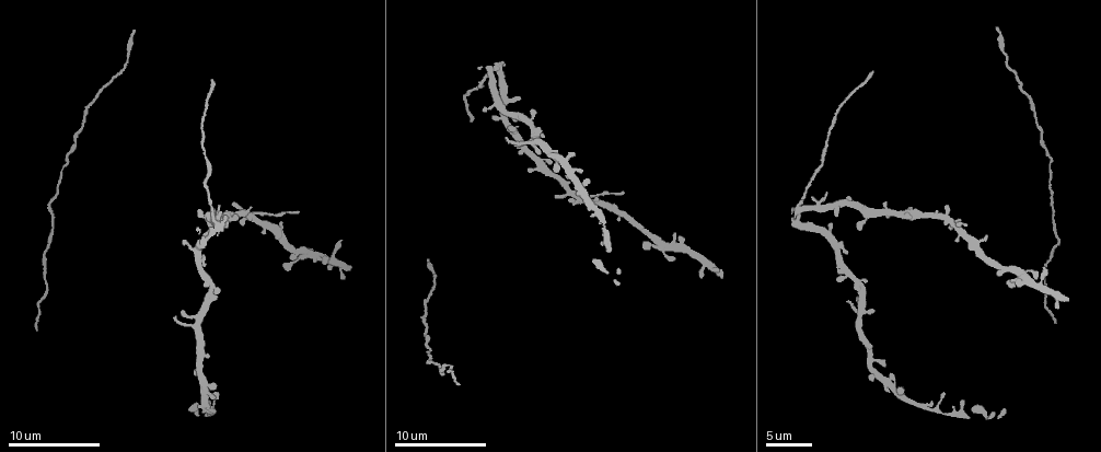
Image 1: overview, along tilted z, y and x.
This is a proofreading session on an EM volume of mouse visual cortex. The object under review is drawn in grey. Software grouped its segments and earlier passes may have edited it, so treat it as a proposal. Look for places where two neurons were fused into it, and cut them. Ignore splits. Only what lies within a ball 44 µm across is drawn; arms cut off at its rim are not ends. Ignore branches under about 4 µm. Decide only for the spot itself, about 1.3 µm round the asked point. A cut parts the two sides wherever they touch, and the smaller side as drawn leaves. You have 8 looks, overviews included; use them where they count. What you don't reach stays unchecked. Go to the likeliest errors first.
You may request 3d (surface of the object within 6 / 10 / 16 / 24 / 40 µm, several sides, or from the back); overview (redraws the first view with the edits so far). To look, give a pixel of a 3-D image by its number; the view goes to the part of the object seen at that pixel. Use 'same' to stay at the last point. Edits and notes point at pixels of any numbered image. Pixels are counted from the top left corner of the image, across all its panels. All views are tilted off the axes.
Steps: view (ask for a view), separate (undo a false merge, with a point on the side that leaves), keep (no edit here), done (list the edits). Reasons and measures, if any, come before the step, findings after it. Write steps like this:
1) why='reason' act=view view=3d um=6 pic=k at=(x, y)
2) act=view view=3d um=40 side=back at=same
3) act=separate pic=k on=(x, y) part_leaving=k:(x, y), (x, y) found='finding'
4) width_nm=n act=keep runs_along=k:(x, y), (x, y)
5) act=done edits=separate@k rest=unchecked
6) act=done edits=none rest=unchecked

why='branch point' act=view view=3d um=10 pic=1 at=(256, 220)

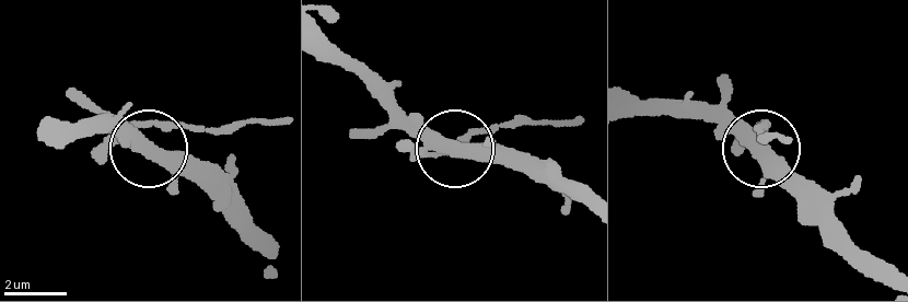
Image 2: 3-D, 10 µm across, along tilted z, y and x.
act=view view=3d um=6 pic=2 at=(457, 148)

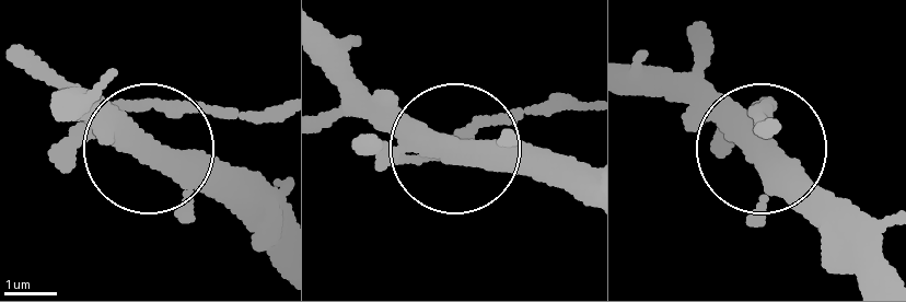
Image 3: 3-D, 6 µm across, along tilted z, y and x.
act=separate pic=3 on=(172, 115) part_leaving=3:(393, 158), (584, 109) found='two neurons meet here'

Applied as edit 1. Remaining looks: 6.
act=view view=overview

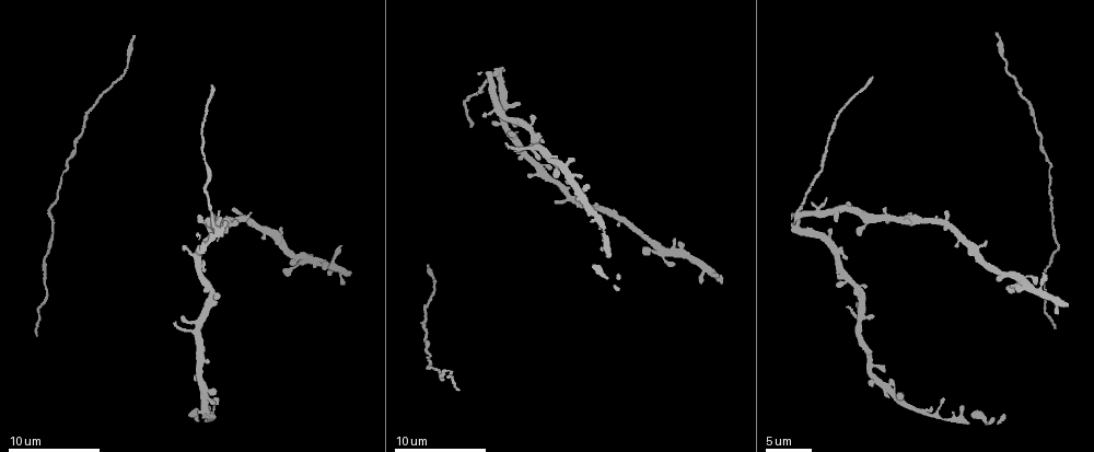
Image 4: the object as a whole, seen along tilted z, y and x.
why='a narrow waist' act=view view=3d um=10 pic=4 at=(1057, 248)

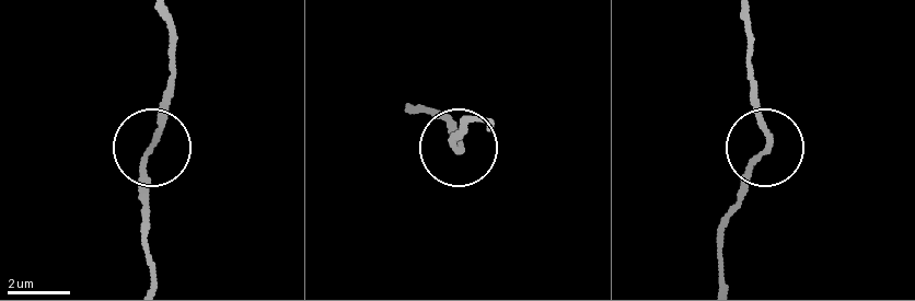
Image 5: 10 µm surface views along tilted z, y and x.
why='closer look' act=view view=3d um=6 pic=5 at=(154, 146)

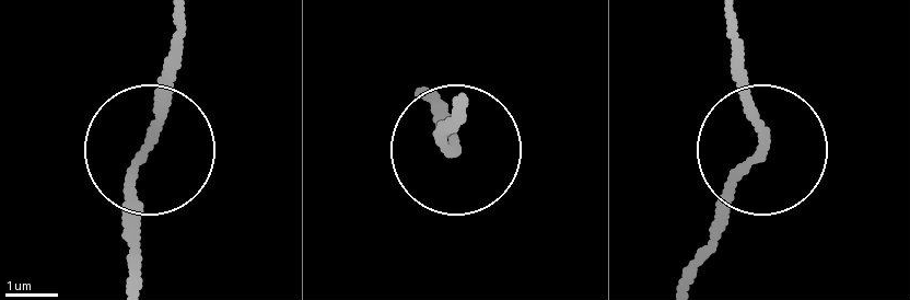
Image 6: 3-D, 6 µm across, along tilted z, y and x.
act=keep runs_along=6:(178, 24), (127, 272) found='all the same neuron'

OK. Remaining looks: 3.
why='thick turns thin' act=view view=3d um=16 pic=4 at=(66, 164)

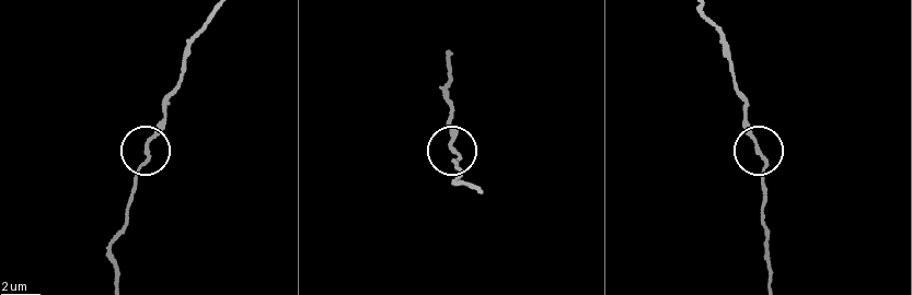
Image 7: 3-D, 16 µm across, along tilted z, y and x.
act=keep found='continuous, no second neuron'

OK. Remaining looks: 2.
why='three-way junction' act=view view=3d um=10 pic=4 at=(1026, 285)

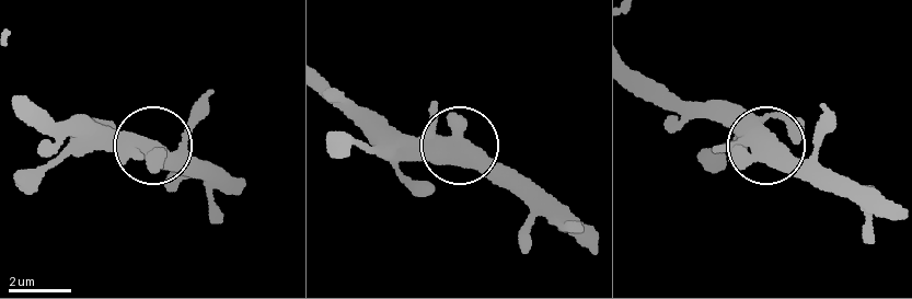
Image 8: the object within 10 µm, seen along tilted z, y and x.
width_nm=410 act=keep found='continuous, no second neuron'

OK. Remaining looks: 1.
act=done edits=separate@3 rest=unchecked

